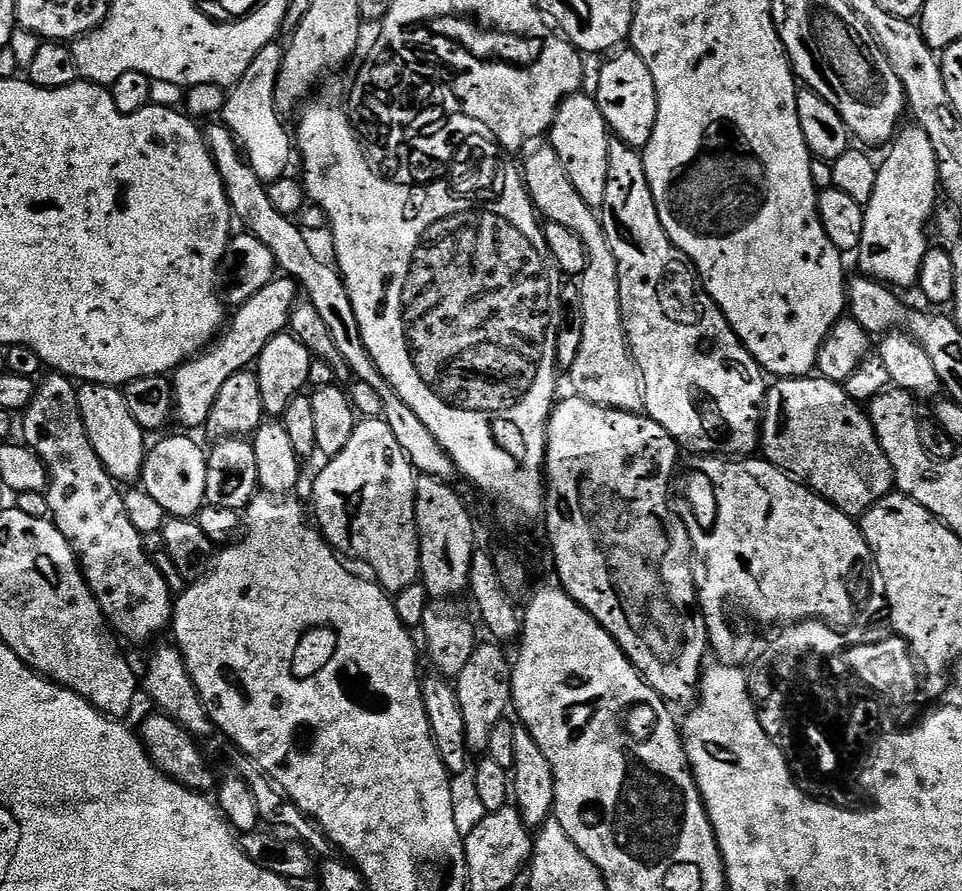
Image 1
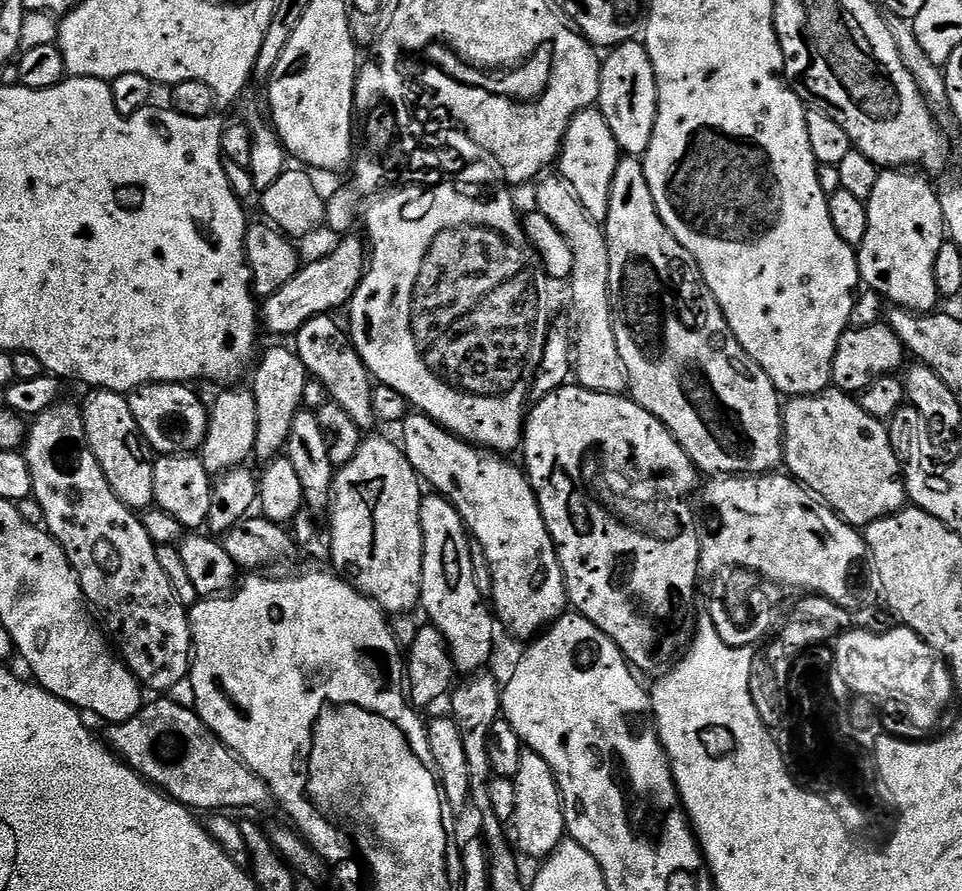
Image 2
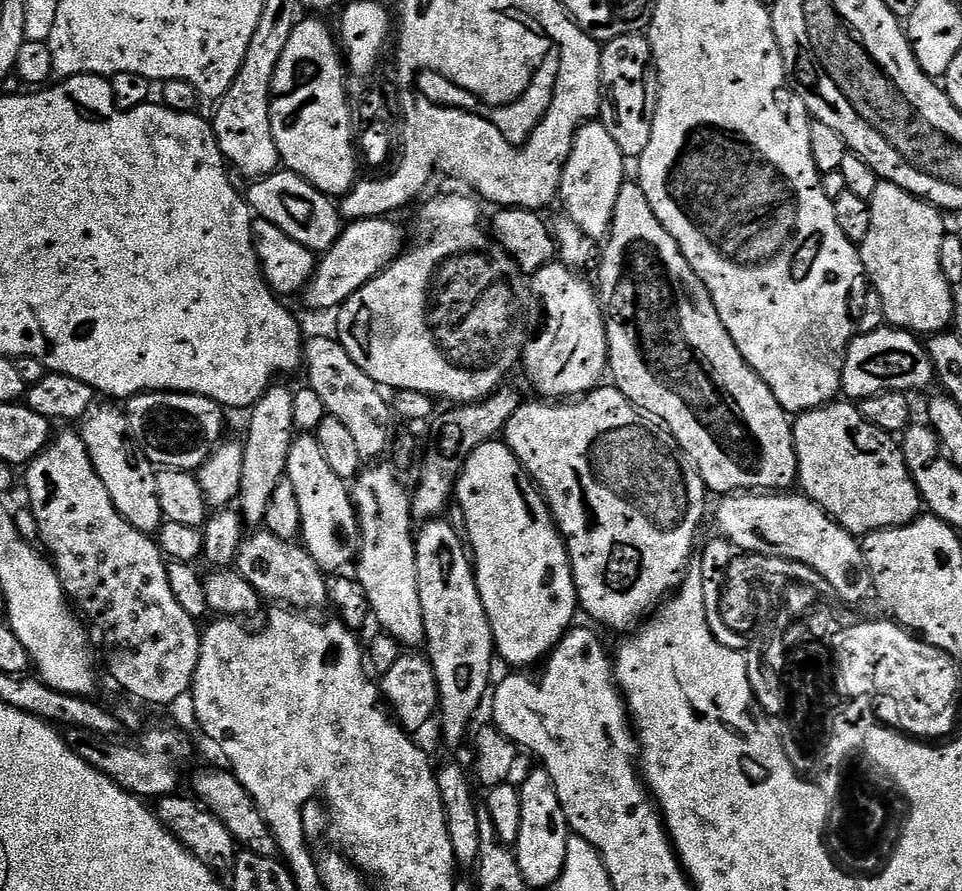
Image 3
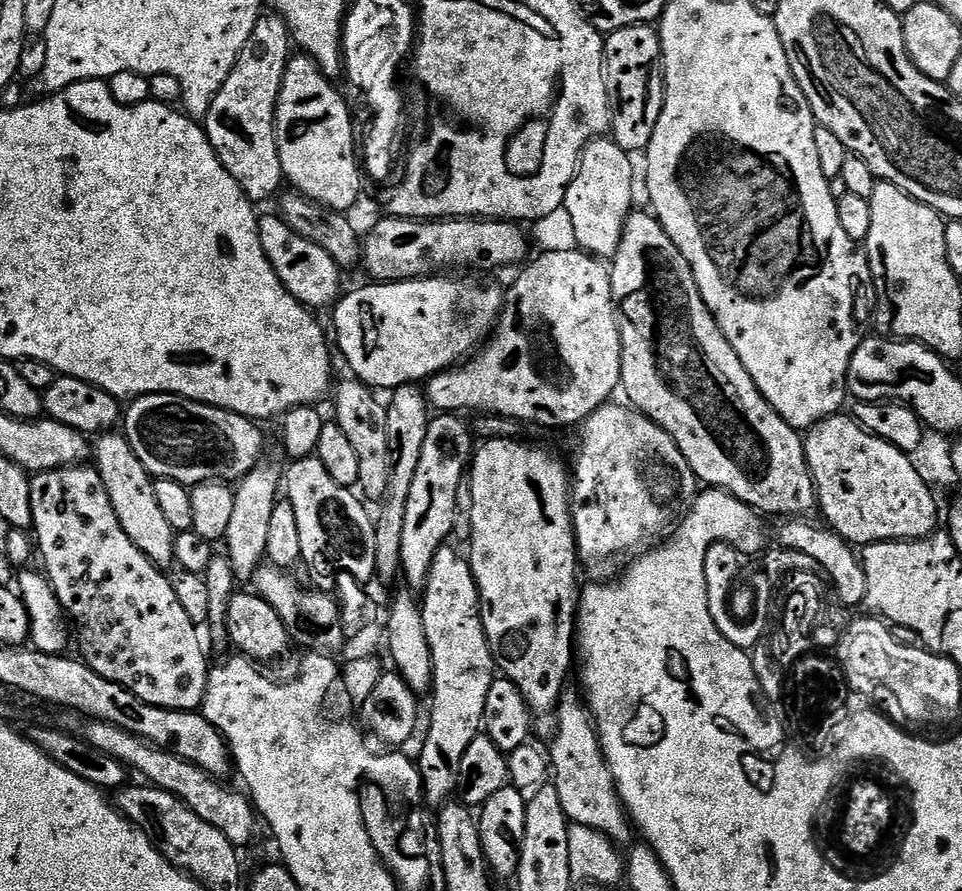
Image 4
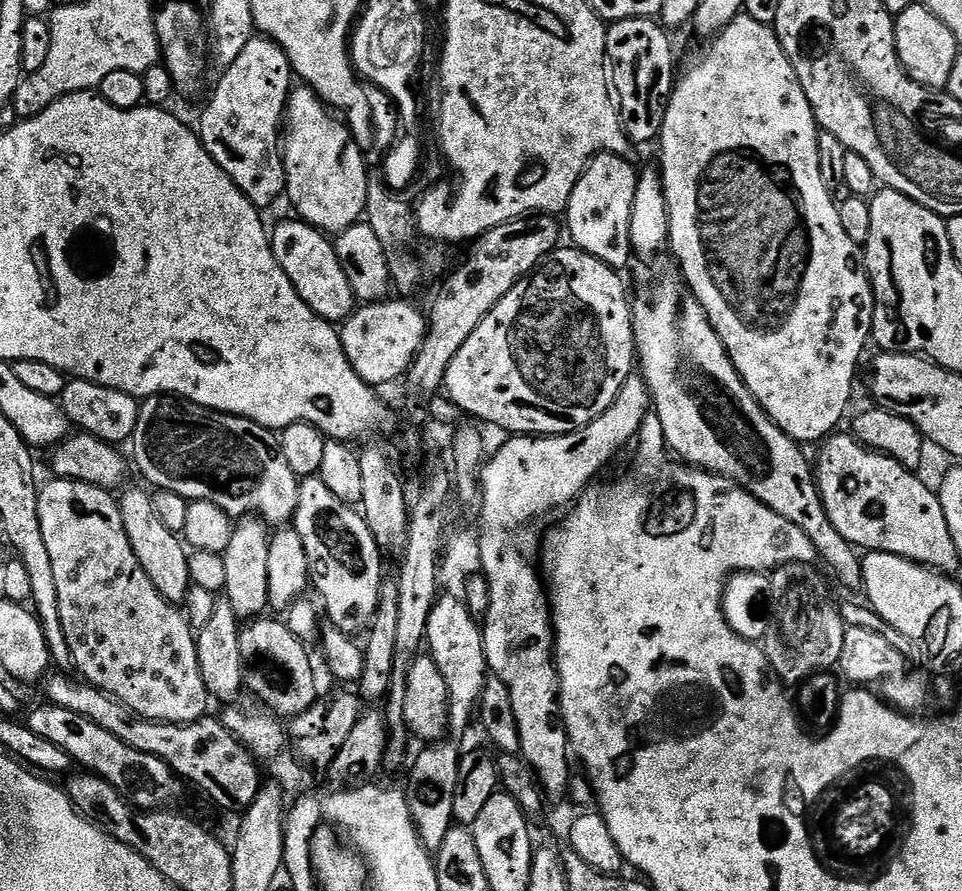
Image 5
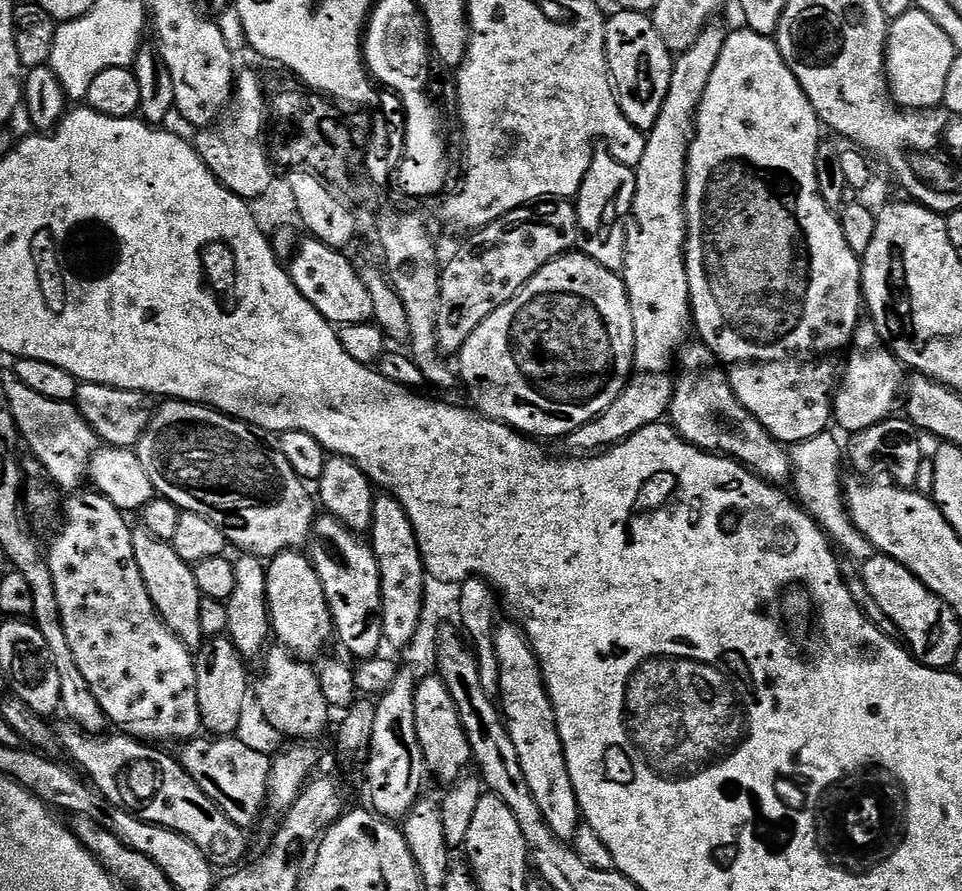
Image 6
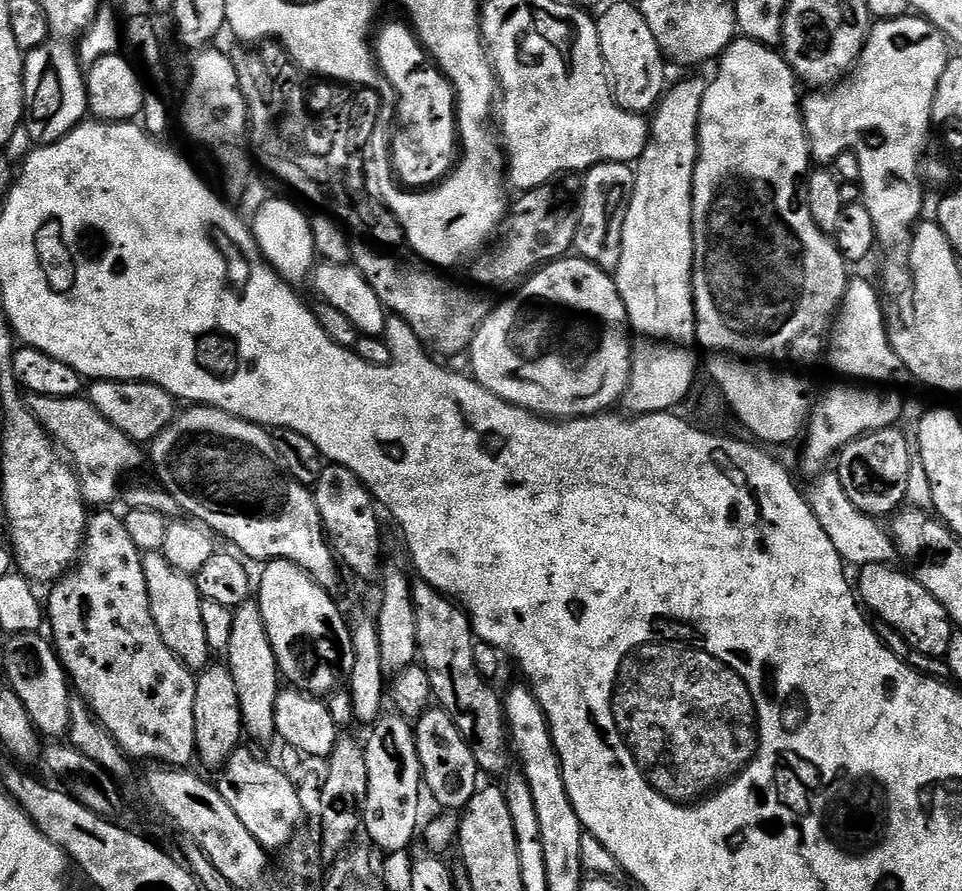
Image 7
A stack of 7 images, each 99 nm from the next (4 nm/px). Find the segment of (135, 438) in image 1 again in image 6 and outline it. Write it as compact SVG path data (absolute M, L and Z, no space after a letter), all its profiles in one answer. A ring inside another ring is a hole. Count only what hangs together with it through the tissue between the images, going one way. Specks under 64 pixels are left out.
M143 530L133 531L132 541L134 542L134 562L138 562L138 570L142 570L142 582L146 582L146 594L150 594L156 613L160 615L160 621L187 648L193 650L199 648L206 637L202 630L202 621L200 621L202 597L198 590L193 565L178 558L178 554L172 549L169 541L154 538Z

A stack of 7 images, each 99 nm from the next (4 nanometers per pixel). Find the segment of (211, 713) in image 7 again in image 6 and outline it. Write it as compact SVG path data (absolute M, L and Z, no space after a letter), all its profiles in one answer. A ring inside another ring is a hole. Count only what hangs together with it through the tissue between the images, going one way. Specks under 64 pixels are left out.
M223 634L205 639L199 648L195 649L194 674L198 686L198 710L200 722L205 733L213 736L230 736L238 730L241 718L242 701L250 694L250 678L246 661L234 642Z

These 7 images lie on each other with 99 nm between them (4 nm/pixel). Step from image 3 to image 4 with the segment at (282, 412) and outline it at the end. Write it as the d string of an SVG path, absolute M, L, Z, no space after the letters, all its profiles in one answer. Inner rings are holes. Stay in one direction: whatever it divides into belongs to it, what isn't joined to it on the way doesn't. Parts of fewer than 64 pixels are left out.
M261 462L254 470L245 474L244 479L235 485L234 491L234 511L223 543L228 544L226 555L237 581L248 582L256 575L260 565L265 563L268 555L266 538L270 534L270 518L274 514L274 506L282 492L282 468L276 464Z

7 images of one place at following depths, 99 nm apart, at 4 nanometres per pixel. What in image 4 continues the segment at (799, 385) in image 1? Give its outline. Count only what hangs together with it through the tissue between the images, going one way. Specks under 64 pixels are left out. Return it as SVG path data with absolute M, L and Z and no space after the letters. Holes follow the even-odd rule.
M837 414L807 429L804 453L812 481L816 483L819 511L824 511L827 527L853 546L867 546L881 540L922 540L937 531L936 496L922 480L909 453L861 428L851 415Z

